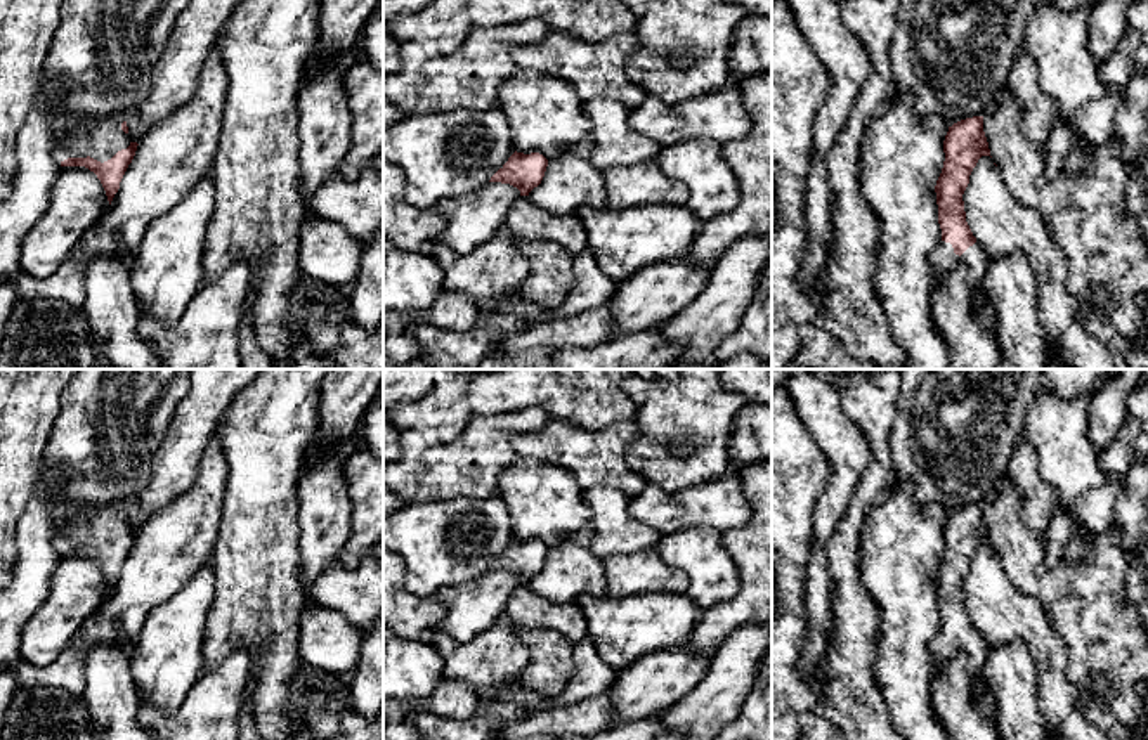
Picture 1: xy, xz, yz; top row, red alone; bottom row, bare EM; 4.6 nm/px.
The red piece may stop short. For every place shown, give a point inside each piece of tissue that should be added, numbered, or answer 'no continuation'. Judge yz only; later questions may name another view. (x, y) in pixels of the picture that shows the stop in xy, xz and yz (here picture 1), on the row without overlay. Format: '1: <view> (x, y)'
1: yz (942, 649)

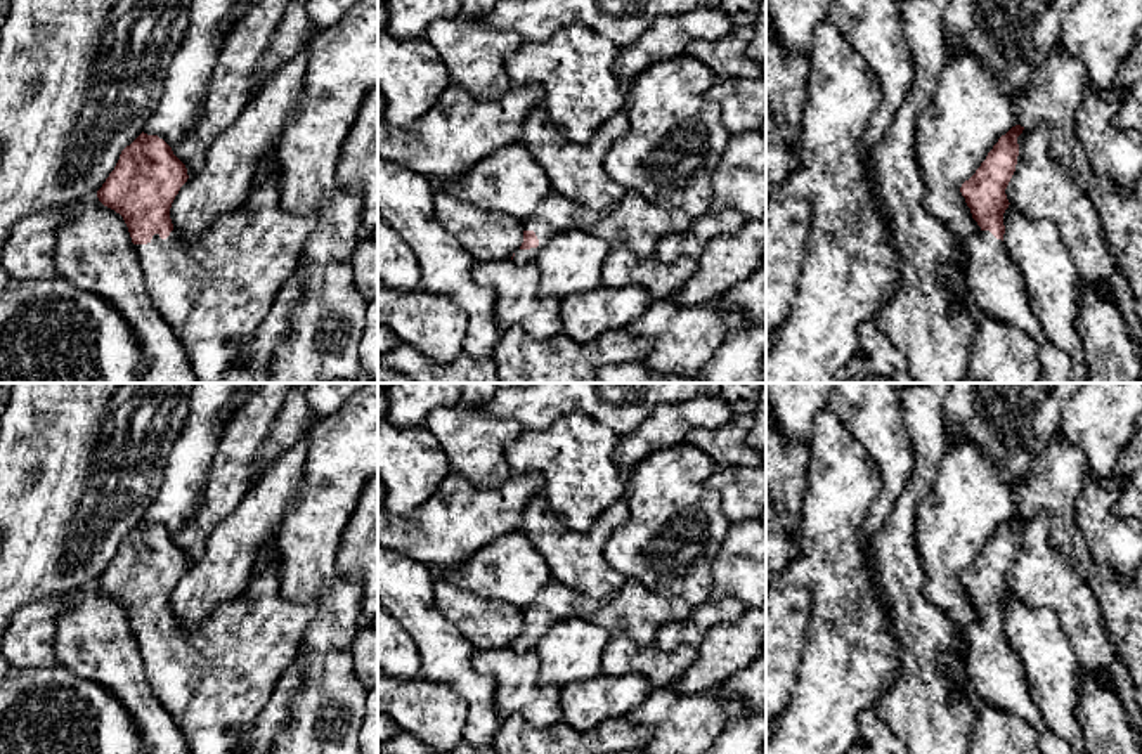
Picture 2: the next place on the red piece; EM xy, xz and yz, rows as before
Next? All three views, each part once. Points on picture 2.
1: xy (215, 680)

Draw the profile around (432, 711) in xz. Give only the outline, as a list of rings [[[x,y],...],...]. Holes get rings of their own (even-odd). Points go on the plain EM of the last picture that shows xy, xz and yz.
[[[378,671],[378,714],[392,718],[404,733],[423,738],[435,751],[463,742],[470,707],[451,686],[419,678],[392,678]]]

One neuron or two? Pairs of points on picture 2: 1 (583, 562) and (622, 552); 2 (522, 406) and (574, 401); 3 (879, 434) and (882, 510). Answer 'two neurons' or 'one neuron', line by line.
1: two neurons
2: one neuron
3: one neuron

